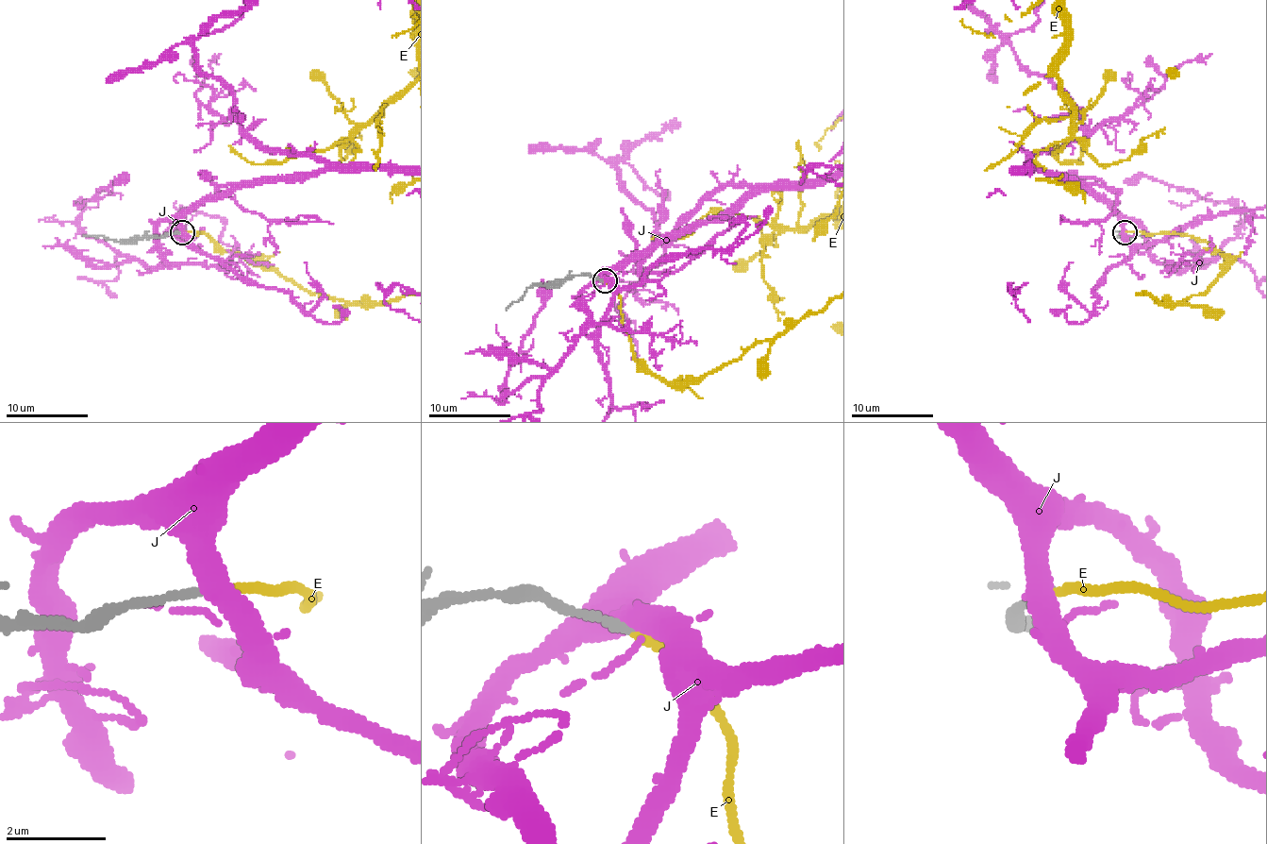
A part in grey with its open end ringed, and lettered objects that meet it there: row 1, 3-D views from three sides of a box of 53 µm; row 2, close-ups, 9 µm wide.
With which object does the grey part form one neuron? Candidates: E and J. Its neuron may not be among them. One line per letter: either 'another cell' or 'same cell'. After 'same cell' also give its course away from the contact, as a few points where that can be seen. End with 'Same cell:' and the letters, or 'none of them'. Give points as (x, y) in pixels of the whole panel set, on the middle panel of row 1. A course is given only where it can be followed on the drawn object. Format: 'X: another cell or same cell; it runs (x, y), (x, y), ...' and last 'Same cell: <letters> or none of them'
E: same cell
J: another cell
Same cell: E

